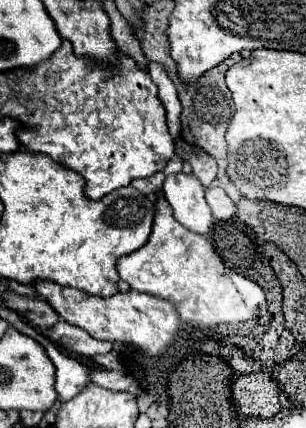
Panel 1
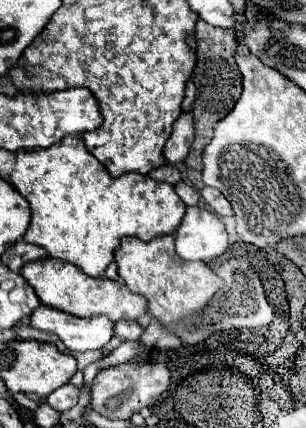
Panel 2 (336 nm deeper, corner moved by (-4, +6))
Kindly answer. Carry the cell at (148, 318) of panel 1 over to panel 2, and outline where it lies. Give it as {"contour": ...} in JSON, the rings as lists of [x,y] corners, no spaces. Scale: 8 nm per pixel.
{"contour":[[[42,258],[28,262],[20,272],[26,282],[36,290],[42,304],[58,308],[62,312],[68,312],[72,316],[90,318],[90,316],[108,316],[112,322],[136,322],[148,312],[148,300],[140,294],[130,292],[124,284],[108,280],[108,278],[90,278],[84,272],[80,272],[74,264],[56,260],[56,258]]]}

